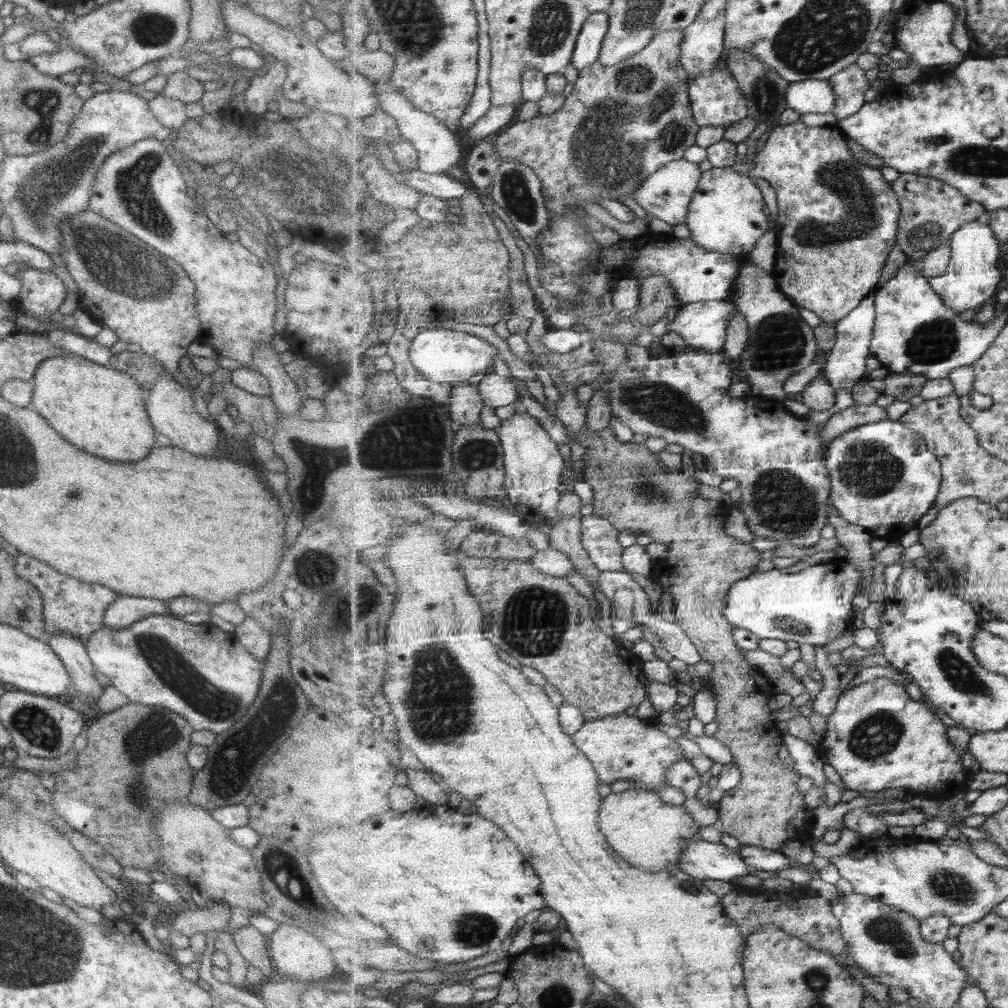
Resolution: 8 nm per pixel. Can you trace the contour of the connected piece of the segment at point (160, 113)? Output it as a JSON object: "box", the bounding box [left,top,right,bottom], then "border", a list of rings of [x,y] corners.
{"box":[147,93,189,130],"border":[[[158,93],[147,96],[147,102],[150,112],[156,116],[158,122],[170,130],[178,130],[189,119],[186,114],[186,104],[180,100],[172,100]]]}

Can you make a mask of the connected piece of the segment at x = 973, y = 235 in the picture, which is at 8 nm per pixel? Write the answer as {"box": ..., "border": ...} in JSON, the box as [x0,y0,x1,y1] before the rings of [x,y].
{"box":[930,220,1006,314],"border":[[[989,220],[975,221],[966,224],[955,236],[953,243],[953,261],[947,274],[934,277],[930,282],[938,290],[938,294],[946,300],[950,308],[962,314],[966,310],[981,309],[990,298],[994,298],[1005,286],[1006,249],[997,240],[997,235],[990,226]]]}

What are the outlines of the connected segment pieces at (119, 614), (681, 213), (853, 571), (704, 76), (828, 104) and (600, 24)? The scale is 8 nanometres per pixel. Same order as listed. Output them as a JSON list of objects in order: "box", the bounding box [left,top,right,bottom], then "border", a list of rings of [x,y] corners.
[{"box":[103,595,169,630],"border":[[[125,595],[108,606],[104,613],[103,626],[120,630],[147,616],[164,614],[169,614],[169,606],[163,600]]]},{"box":[634,158,704,226],"border":[[[686,158],[676,160],[663,166],[657,173],[650,175],[635,193],[634,198],[656,219],[665,221],[672,226],[687,225],[702,176],[704,176],[704,172],[698,163],[690,162]]]},{"box":[724,558,864,646],"border":[[[836,558],[791,574],[773,568],[734,584],[728,594],[724,617],[728,617],[735,628],[750,630],[763,639],[826,646],[853,628],[854,598],[859,585],[864,590],[864,572],[845,559]]]},{"box":[689,70,750,128],"border":[[[706,70],[698,78],[689,82],[691,86],[691,100],[697,122],[701,127],[718,126],[728,128],[735,122],[746,120],[750,116],[750,102],[746,98],[741,83],[732,74],[722,70]]]},{"box":[787,79,836,114],"border":[[[826,79],[791,83],[787,98],[800,114],[830,114],[836,108],[836,91]]]},{"box":[573,12,611,71],"border":[[[607,12],[594,13],[586,21],[573,58],[576,68],[583,71],[589,66],[600,62],[610,27],[611,16]]]}]

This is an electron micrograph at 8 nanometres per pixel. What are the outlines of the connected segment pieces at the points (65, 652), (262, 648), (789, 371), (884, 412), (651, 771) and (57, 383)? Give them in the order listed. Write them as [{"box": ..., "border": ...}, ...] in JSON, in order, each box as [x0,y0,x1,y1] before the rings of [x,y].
[{"box":[45,633,104,704],"border":[[[66,633],[50,634],[45,639],[64,663],[64,667],[71,676],[75,691],[91,695],[95,701],[90,704],[96,704],[104,689],[95,678],[94,666],[91,664],[86,645]]]},{"box":[234,616,272,663],"border":[[[250,616],[244,618],[244,622],[236,626],[234,633],[236,640],[254,658],[258,658],[262,663],[265,662],[265,658],[268,656],[272,644],[271,633],[266,628],[262,628],[262,624],[256,618]]]},{"box":[732,262,818,400],"border":[[[749,262],[741,270],[732,297],[750,322],[750,341],[746,353],[739,359],[752,386],[752,395],[763,400],[788,400],[785,384],[798,371],[812,366],[818,357],[818,340],[814,328],[806,322],[800,307],[782,292],[773,273]]]},{"box":[822,403,890,448],"border":[[[855,403],[851,407],[839,411],[831,416],[826,422],[822,435],[824,435],[824,447],[828,448],[828,443],[842,436],[850,430],[860,428],[872,422],[882,422],[890,419],[888,408],[878,405],[865,405]]]},{"box":[573,714,684,789],"border":[[[616,714],[598,721],[588,721],[573,736],[577,748],[594,762],[602,784],[614,784],[618,780],[638,782],[642,789],[668,788],[668,770],[672,764],[684,758],[678,740],[670,738],[656,725],[655,718],[642,719],[636,714]]]},{"box":[33,353,158,462],"border":[[[69,353],[66,356],[52,356],[40,362],[33,376],[33,400],[36,412],[70,444],[80,450],[114,460],[114,462],[138,462],[157,446],[158,432],[154,429],[145,405],[146,392],[126,372],[108,368],[106,364],[94,361],[84,355]]]}]

